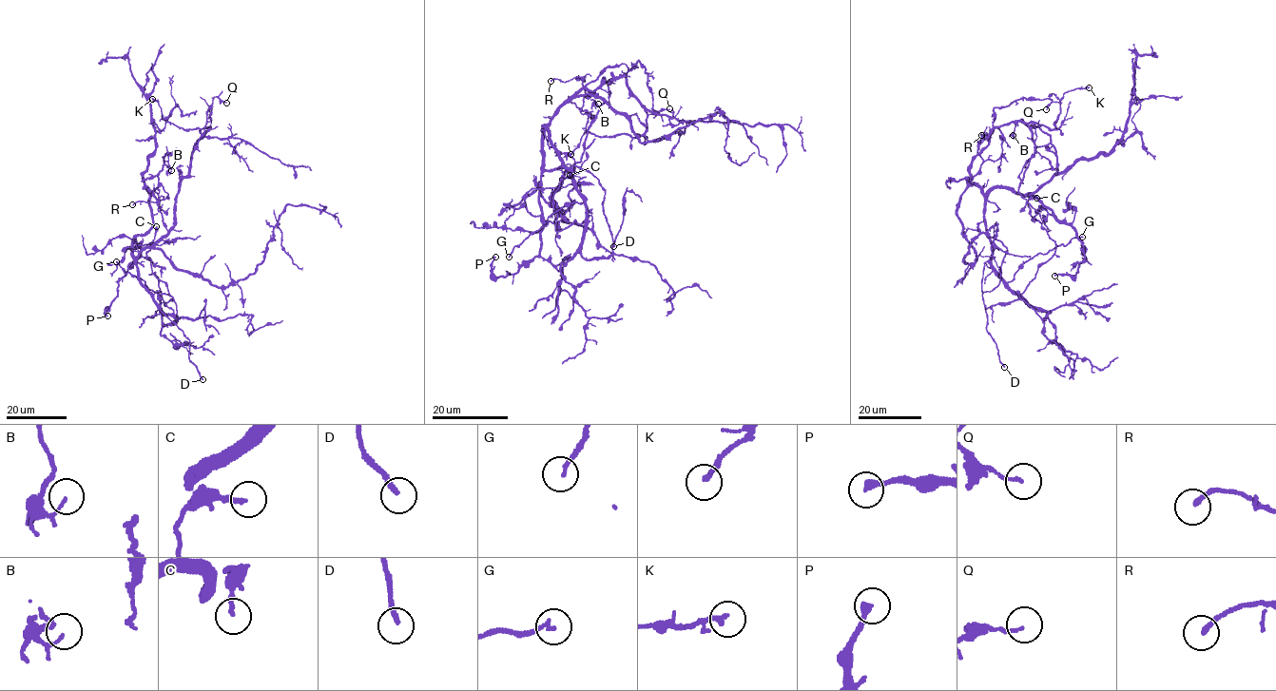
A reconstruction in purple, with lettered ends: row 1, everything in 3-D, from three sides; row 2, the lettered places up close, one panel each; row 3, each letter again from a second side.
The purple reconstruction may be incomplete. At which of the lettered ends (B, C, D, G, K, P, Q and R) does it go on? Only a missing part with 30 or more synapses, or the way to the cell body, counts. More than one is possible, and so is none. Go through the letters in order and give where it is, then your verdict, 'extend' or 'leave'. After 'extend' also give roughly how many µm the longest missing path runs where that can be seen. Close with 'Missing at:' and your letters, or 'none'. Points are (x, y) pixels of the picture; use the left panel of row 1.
B: place (171, 170); leave
C: place (156, 226); leave
D: place (202, 379); extend; missing 60 µm
G: place (116, 261); leave
K: place (152, 99); leave
P: place (107, 316); leave
Q: place (226, 103); leave
R: place (132, 204); leave
Missing at: D

